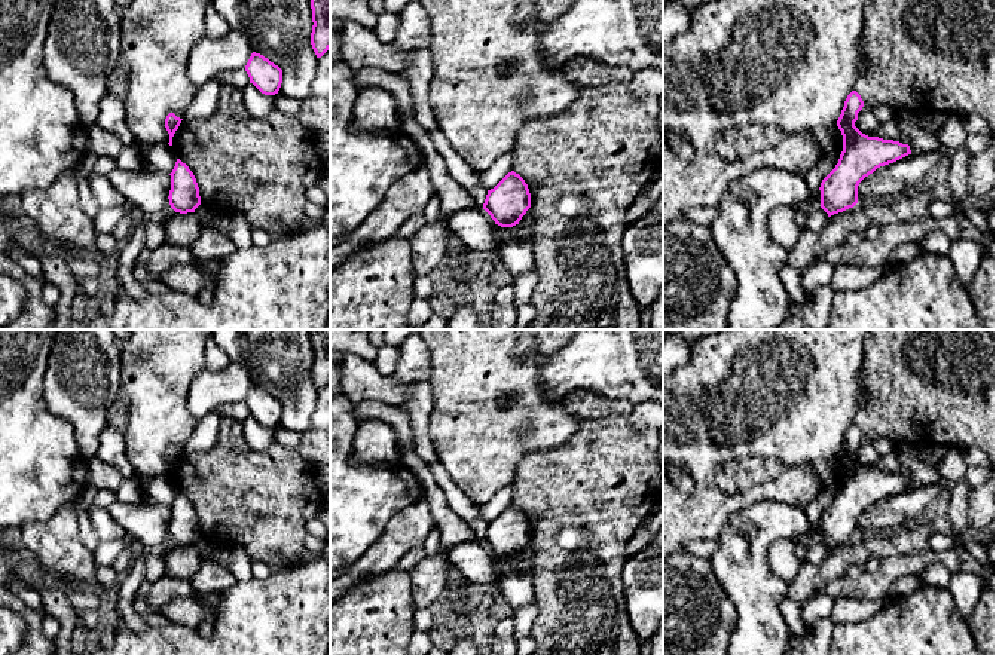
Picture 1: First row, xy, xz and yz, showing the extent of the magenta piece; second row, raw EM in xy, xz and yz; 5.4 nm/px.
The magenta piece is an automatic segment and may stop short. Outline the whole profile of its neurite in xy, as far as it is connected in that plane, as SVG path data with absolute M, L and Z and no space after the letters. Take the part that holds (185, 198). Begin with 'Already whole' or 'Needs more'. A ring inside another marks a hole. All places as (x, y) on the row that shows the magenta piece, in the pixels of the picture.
Already whole. M177 159L171 175L169 205L175 212L195 212L201 205L199 187L193 172Z

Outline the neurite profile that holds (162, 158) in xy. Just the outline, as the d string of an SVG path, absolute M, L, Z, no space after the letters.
M153 144L146 151L146 162L152 171L171 174L177 159L175 150L169 144Z

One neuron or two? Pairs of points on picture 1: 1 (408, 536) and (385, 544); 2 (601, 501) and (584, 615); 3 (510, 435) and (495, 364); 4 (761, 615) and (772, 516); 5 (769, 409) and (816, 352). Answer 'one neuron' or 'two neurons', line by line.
1: one neuron
2: one neuron
3: one neuron
4: one neuron
5: one neuron

